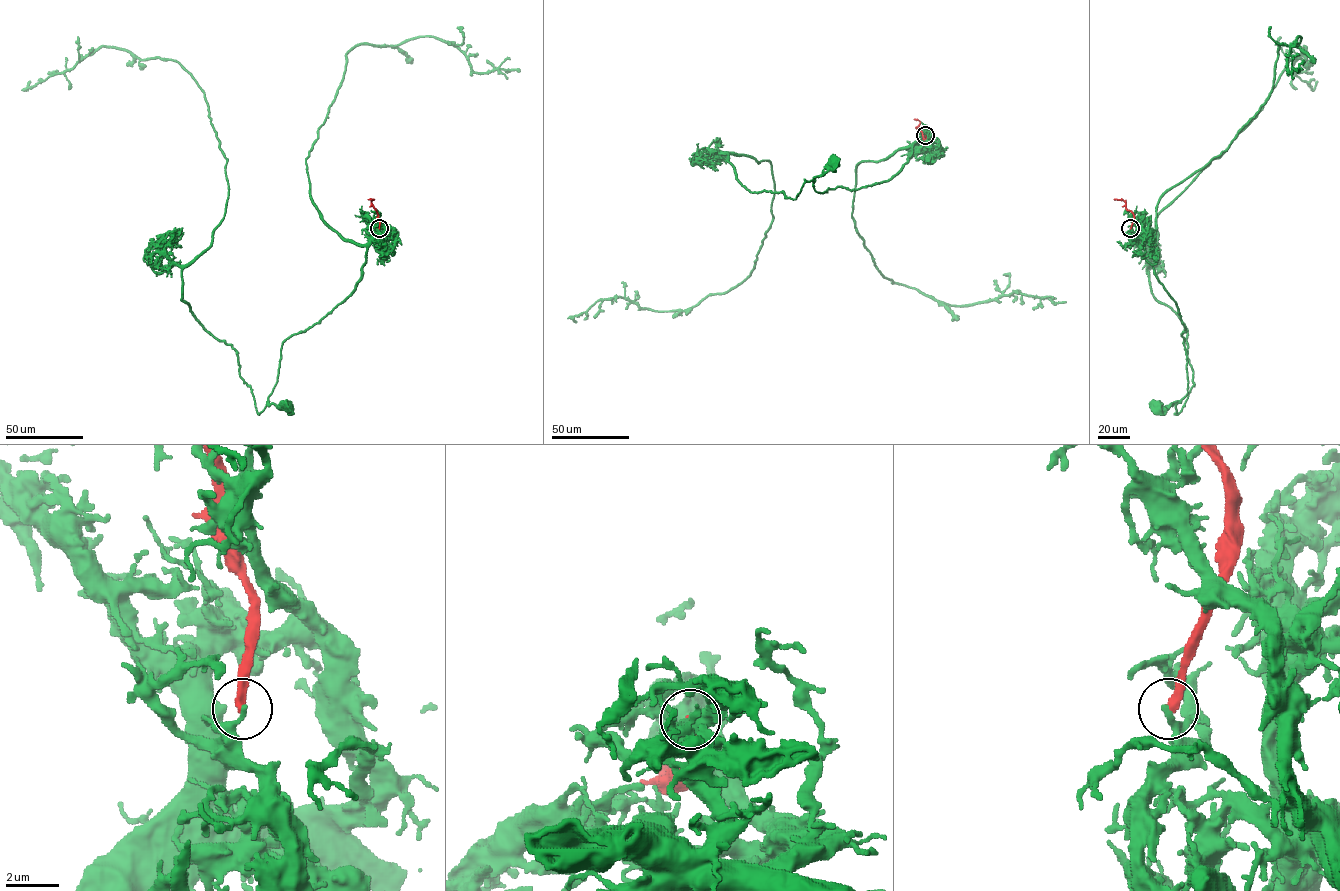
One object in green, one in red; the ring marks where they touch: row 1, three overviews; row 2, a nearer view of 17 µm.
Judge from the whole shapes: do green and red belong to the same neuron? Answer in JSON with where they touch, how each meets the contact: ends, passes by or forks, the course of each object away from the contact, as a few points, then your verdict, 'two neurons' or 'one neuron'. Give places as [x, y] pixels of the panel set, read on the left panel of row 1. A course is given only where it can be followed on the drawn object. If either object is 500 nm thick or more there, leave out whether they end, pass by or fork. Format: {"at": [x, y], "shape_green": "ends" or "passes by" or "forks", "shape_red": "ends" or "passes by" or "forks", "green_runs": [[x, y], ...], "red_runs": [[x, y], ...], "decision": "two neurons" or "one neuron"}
{"at": [379, 228], "shape_green": "ends", "shape_red": "ends", "green_runs": [[379, 228], [354, 289], [283, 343], [277, 381], [268, 403], [279, 409], [289, 405]], "red_runs": [[379, 228], [378, 214], [371, 202], [374, 199], [368, 199]], "decision": "two neurons"}

